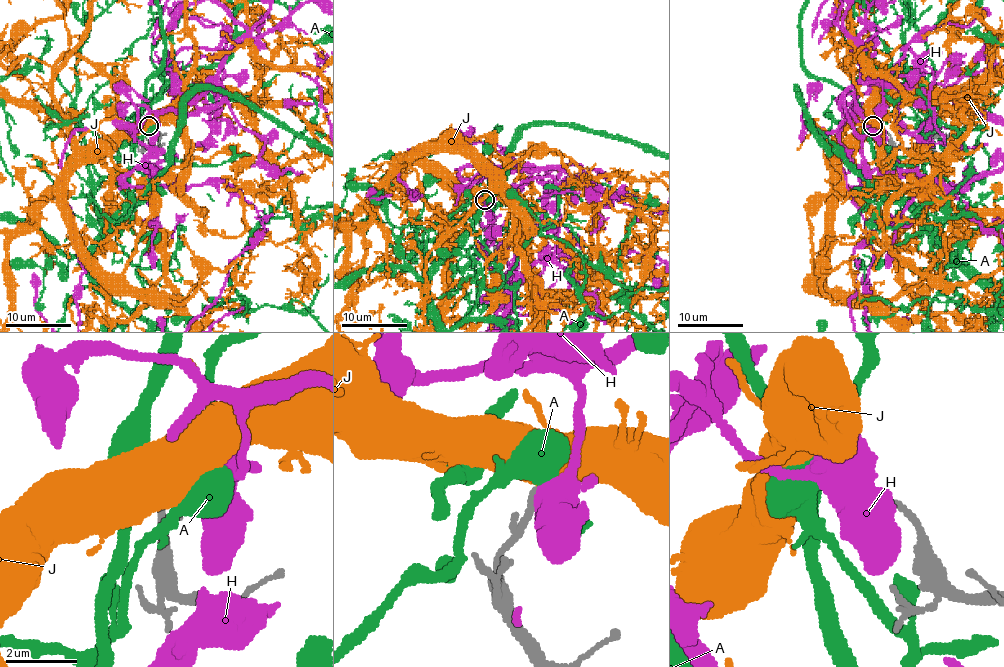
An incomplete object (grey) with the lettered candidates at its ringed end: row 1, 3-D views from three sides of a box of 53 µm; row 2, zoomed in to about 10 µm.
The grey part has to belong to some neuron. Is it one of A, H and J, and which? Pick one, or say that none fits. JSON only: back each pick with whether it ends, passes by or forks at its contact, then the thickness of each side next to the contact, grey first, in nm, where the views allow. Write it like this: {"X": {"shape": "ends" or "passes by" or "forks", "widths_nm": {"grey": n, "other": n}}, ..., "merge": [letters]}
{"J": {"shape": "ends", "widths_nm": {"grey": 200, "other": 700}}, "merge": ["J"]}

